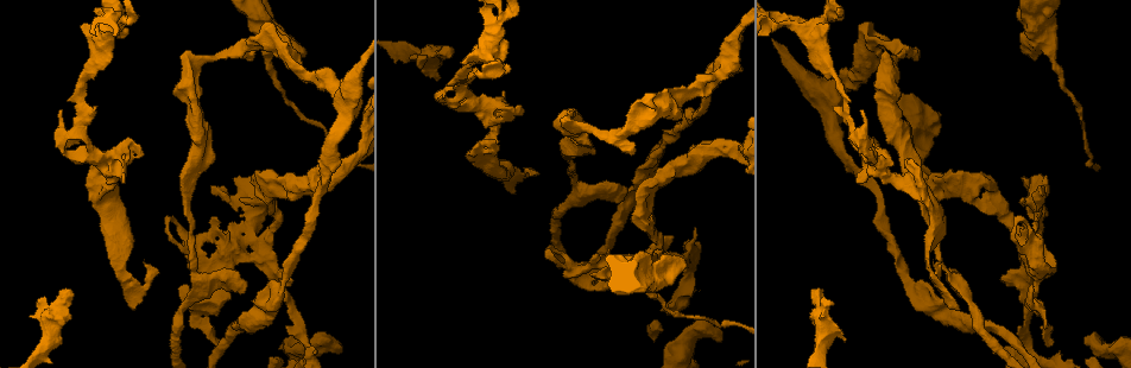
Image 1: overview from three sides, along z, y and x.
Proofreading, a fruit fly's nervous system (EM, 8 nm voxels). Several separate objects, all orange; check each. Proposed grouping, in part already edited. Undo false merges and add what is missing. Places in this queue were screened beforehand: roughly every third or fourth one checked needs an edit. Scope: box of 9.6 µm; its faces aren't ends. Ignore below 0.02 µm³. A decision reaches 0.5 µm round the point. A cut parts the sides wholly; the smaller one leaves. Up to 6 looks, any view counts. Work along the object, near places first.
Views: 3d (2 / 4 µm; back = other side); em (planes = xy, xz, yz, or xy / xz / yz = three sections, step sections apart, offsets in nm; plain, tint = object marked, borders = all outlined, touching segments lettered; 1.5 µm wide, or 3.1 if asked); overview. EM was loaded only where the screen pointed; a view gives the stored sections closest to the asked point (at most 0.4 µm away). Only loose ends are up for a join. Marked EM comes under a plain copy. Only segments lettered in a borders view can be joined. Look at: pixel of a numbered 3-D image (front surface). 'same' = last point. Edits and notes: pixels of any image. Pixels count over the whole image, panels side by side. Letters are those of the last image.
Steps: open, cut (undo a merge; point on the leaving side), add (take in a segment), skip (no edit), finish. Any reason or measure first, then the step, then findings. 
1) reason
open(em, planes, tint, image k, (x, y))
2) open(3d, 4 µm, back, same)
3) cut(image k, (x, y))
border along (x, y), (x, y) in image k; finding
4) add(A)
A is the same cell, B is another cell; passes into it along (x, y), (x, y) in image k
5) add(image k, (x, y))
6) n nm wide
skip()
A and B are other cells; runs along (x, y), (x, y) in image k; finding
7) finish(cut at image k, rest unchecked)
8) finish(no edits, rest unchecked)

closes a loop
open(3d, 4 µm, image 1, (1016, 226))

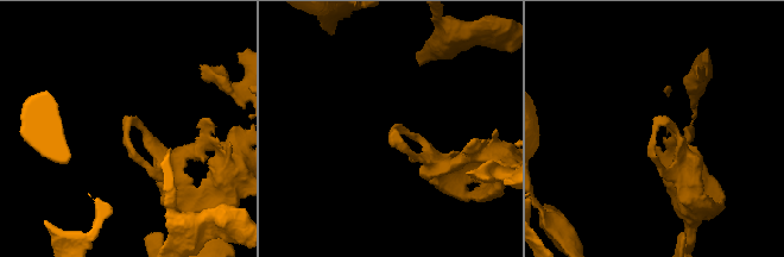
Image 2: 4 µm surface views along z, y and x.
shape alone is not enough
open(em, xz, step 4, tint, image 2, (122, 139))

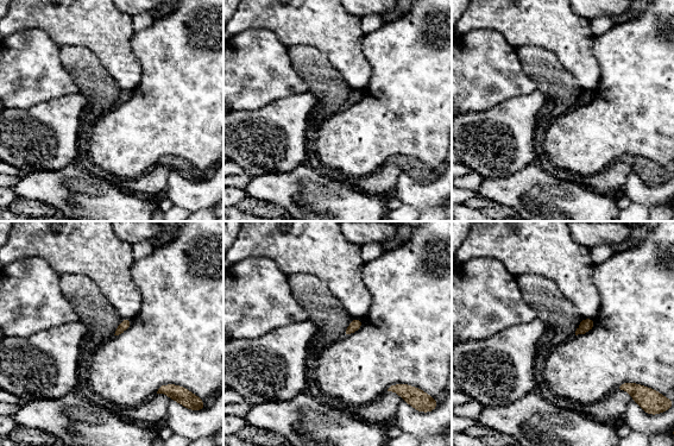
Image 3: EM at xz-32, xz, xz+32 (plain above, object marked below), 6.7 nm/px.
open(em, planes, borders, same)

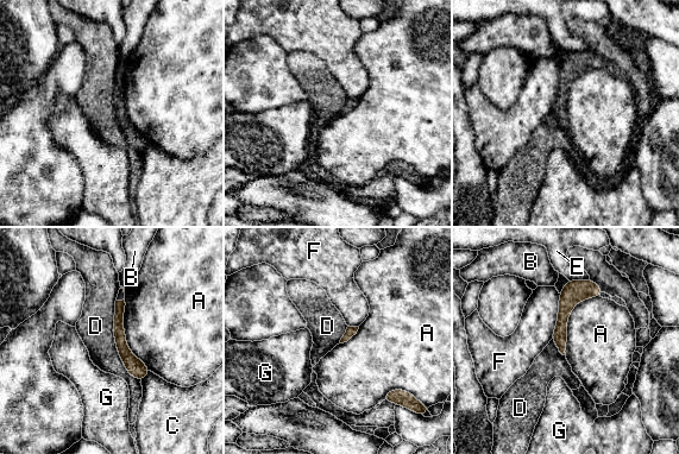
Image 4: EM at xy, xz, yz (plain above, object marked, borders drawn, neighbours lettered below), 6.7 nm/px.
70 nm wide; D touches over 600 nm
skip()
A, B, C, D, E, F and G are other cells; continuous, no second cell

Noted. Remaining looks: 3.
an open end
open(3d, 2 µm, image 1, (111, 260))

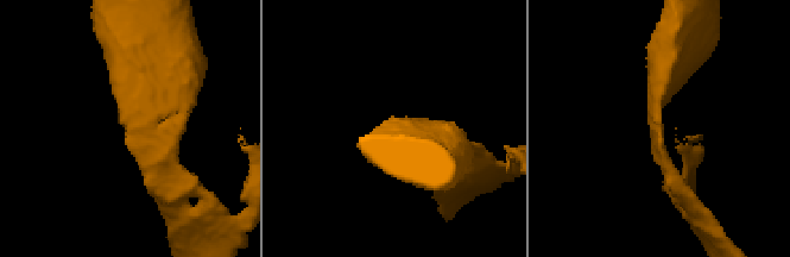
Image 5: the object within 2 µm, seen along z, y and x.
need the tissue
open(em, planes, borders, image 5, (661, 141))

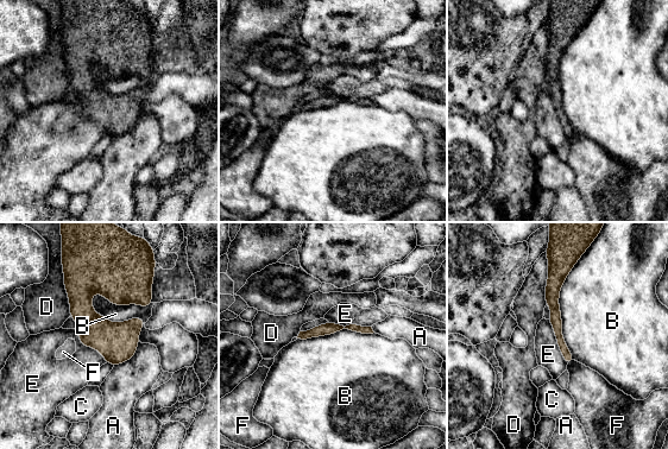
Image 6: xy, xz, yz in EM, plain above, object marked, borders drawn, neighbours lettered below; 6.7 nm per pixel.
skip()
A, B, C, D, E and F are other cells; border along (90, 295), (113, 304), (152, 303) in image 6; none of them fits

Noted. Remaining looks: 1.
open(em, planes, borders, image 1, (250, 58))

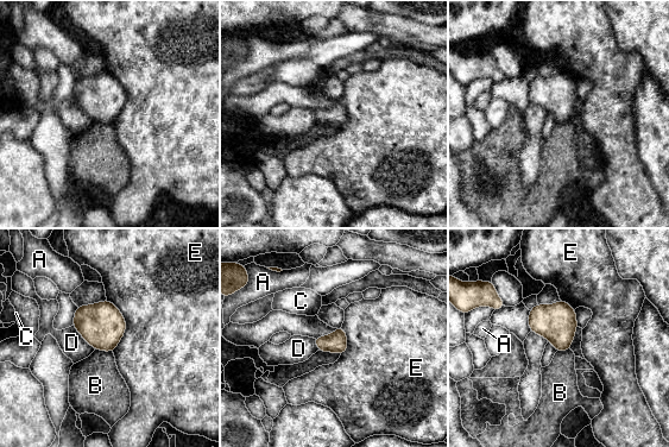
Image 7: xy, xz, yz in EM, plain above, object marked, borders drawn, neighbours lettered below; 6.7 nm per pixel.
140 nm wide
skip()
A, B, C, D and E are other cells; border along (95, 348), (112, 352) in image 7; no lettered segment goes on from it

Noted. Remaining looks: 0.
finish(no edits, rest unchecked)

